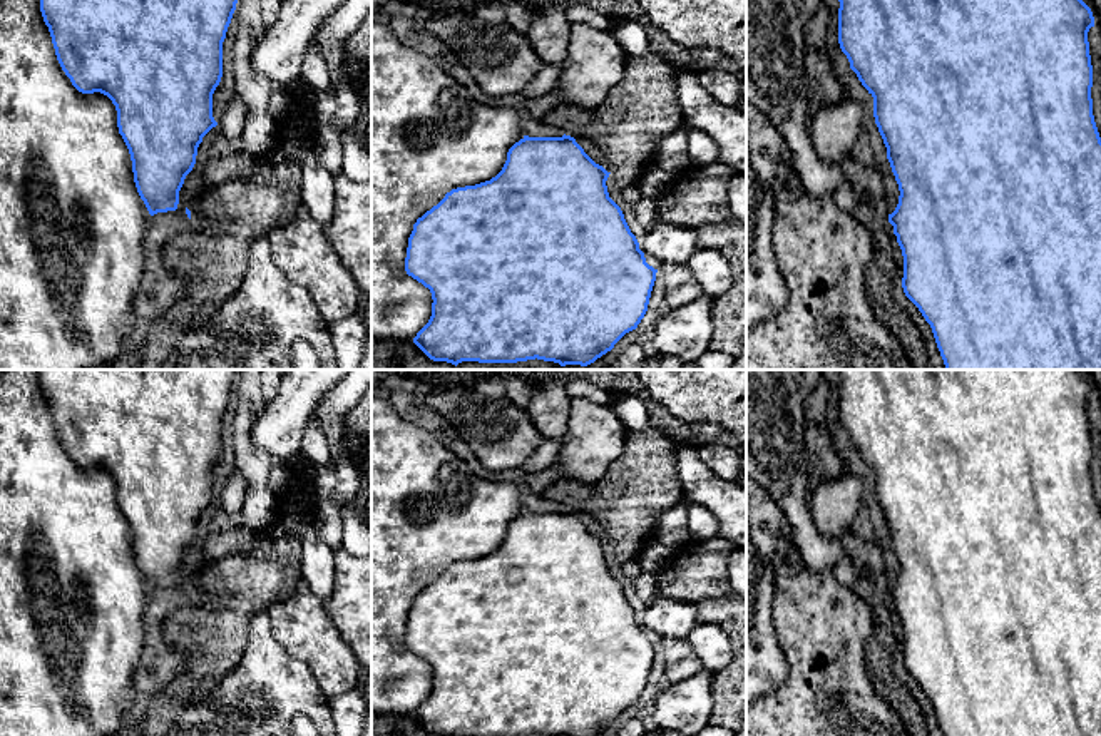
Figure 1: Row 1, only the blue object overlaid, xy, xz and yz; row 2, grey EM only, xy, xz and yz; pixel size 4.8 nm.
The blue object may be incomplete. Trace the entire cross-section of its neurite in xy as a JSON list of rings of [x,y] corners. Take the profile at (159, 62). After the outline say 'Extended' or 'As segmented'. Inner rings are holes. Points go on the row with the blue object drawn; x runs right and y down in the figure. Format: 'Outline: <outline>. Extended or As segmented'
Outline: [[[40,0],[57,60],[82,94],[100,92],[117,110],[134,182],[151,216],[176,211],[202,137],[218,125],[213,94],[238,0]]]. As segmented

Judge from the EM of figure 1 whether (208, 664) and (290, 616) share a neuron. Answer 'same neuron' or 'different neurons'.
different neurons

